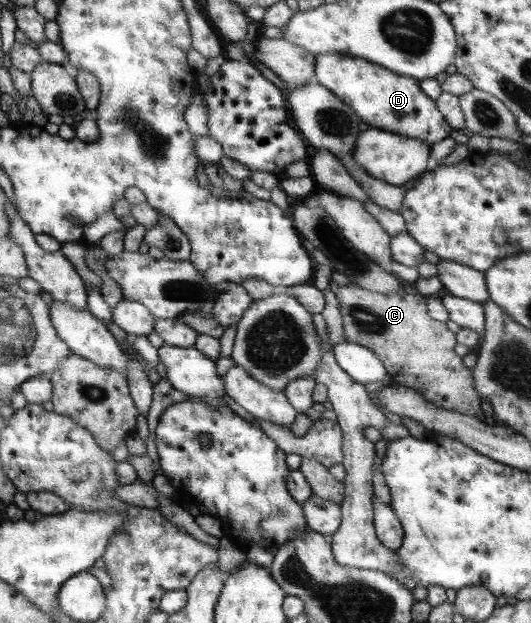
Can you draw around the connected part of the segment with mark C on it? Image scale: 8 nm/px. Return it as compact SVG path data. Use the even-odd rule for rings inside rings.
M332 276L329 277L328 284L330 290L334 291L334 294L338 297L338 302L342 305L342 320L347 341L359 343L363 345L362 347L370 349L388 371L392 384L414 389L429 403L448 411L468 415L479 420L484 419L484 415L480 415L482 413L481 394L478 393L474 379L472 379L472 371L466 369L462 365L463 358L458 357L452 351L456 347L456 337L454 337L452 331L446 329L447 323L438 323L438 321L432 321L428 317L424 297L408 295L405 290L396 293L396 295L392 295L392 293L386 295L350 284L341 287L332 280Z

